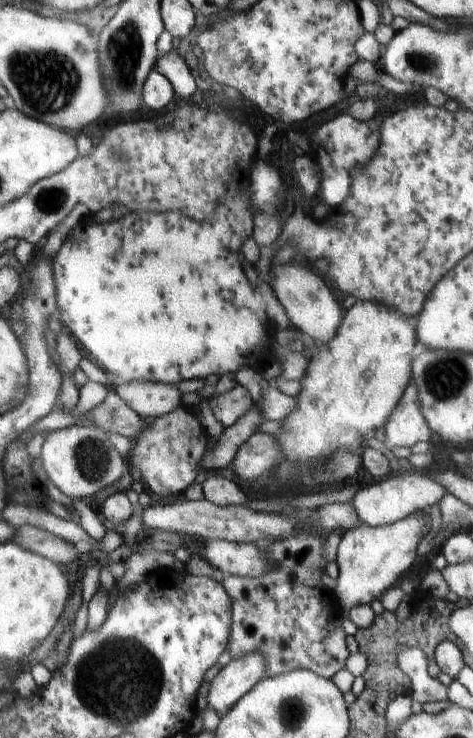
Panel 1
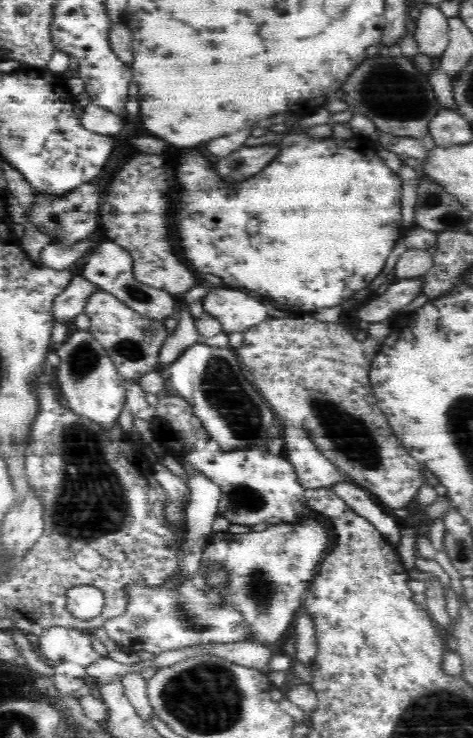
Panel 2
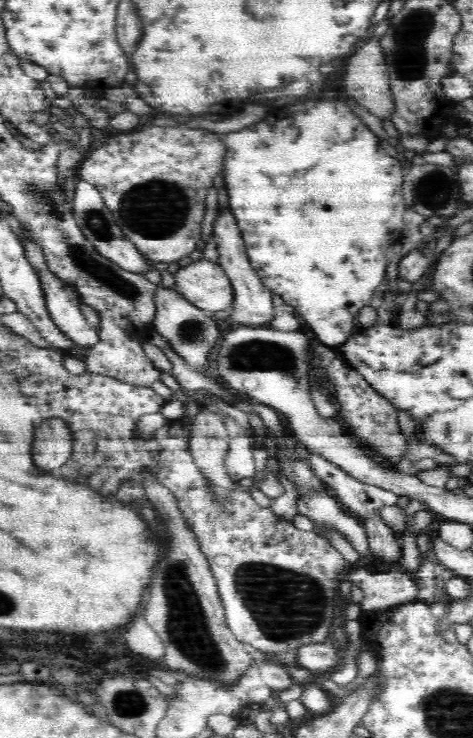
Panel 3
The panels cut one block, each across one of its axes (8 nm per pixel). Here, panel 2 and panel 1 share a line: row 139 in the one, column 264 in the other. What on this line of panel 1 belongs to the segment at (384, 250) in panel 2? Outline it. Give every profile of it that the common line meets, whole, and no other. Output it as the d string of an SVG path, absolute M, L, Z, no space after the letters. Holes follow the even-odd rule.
M135 212L109 222L100 222L94 214L88 220L78 223L68 234L59 250L53 264L56 276L56 288L58 288L58 304L60 304L60 320L74 339L81 344L86 353L94 358L104 370L108 371L115 380L132 382L144 380L148 382L178 384L184 380L200 378L204 380L210 374L218 375L236 374L242 366L248 362L248 354L262 344L264 338L264 304L258 296L258 290L254 292L240 268L240 264L230 258L228 250L222 248L218 238L214 236L214 230L206 222L194 222L182 212ZM254 292L254 294L252 294ZM234 300L240 300L240 308L234 304Z

